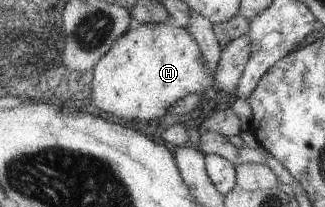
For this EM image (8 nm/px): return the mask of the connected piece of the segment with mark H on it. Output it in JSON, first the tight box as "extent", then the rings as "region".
{"extent":[92,23,216,123],"region":[[[135,23],[124,37],[120,37],[112,49],[102,57],[100,63],[93,69],[95,78],[93,79],[92,101],[94,105],[128,121],[140,123],[150,123],[166,115],[179,99],[192,94],[204,94],[209,88],[216,85],[216,69],[210,69],[206,65],[203,50],[200,49],[199,42],[186,28],[175,28],[169,23]]]}

